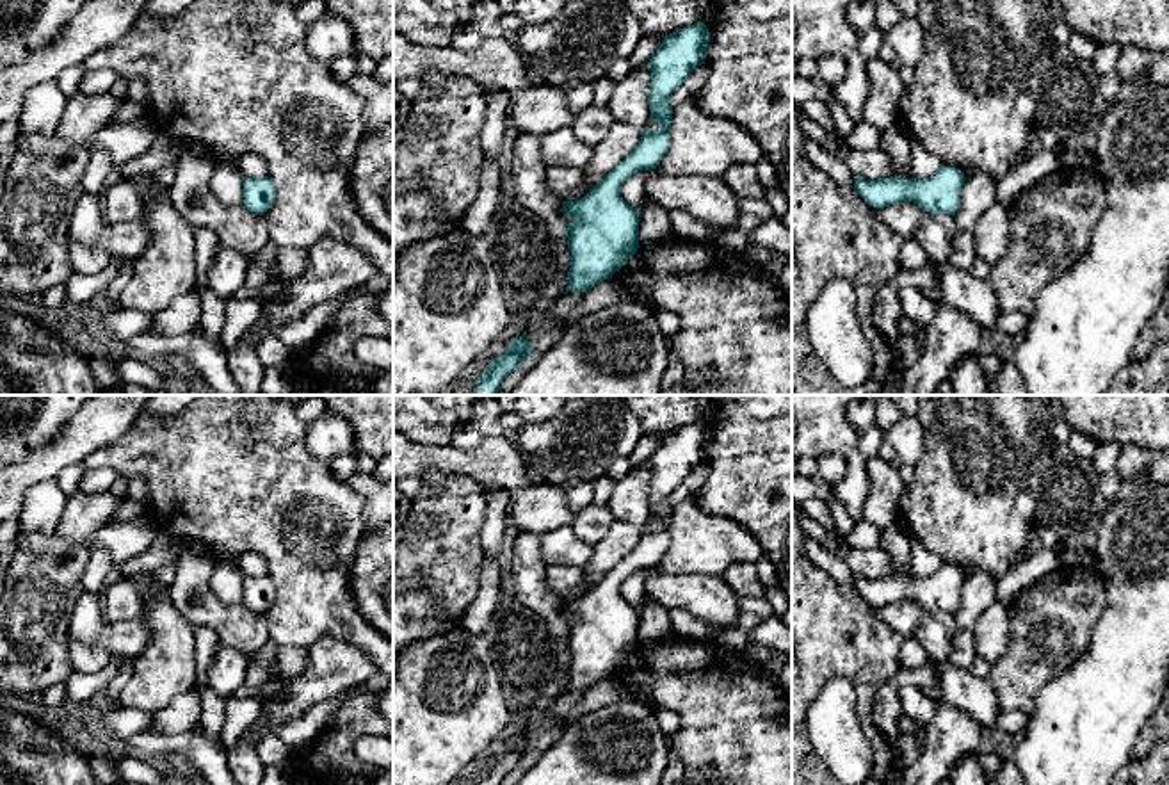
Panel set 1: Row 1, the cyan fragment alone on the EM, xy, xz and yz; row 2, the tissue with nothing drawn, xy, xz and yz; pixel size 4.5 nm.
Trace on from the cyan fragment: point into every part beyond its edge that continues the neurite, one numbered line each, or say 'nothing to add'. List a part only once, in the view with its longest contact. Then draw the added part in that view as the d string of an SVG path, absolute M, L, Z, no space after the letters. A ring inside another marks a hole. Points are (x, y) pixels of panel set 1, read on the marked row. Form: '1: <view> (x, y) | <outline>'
nothing to add

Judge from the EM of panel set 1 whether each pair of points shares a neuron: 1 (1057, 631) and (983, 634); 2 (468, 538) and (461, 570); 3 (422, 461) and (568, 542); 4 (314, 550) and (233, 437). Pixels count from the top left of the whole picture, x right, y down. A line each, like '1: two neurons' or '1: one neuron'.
1: two neurons
2: one neuron
3: two neurons
4: one neuron

